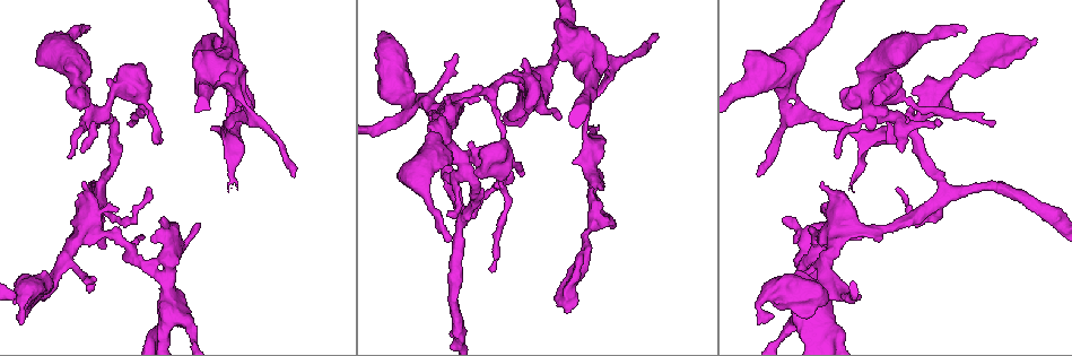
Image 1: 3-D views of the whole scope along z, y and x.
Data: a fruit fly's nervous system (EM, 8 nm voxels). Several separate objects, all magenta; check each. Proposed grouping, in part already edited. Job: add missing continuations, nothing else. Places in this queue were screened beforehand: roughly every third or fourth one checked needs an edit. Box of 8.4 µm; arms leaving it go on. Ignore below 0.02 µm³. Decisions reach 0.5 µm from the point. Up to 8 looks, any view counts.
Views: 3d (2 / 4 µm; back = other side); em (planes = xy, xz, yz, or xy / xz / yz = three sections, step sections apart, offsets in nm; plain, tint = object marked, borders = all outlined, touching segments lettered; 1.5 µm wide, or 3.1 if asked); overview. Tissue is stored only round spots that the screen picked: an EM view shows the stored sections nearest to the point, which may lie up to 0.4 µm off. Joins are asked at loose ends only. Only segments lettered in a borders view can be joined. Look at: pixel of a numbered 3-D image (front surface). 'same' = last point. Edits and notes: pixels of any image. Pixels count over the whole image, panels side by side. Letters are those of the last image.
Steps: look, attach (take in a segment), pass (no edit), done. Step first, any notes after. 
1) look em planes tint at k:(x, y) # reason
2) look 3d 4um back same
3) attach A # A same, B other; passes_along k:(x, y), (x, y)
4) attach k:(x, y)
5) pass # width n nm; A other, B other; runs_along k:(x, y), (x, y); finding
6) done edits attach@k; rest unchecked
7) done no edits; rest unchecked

look em planes borders at 1:(512, 175)

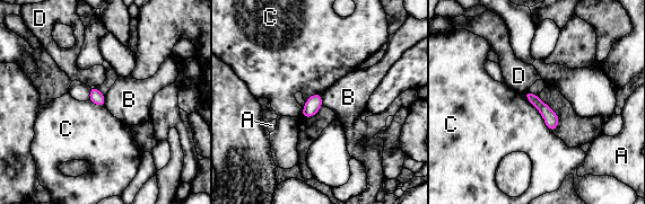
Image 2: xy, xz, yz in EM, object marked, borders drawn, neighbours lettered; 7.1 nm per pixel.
pass # width 100 nm; A other, B other, C other, D other; no lettered segment goes on from it

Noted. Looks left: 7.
look em planes borders at 1:(386, 94) # branch stops here

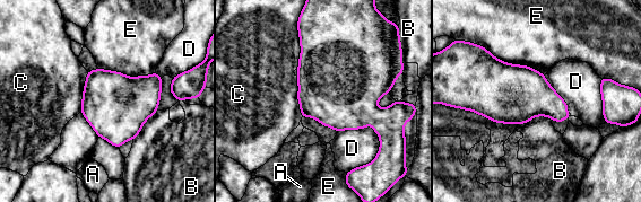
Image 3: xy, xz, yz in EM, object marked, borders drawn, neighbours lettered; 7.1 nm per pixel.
pass # longest_contact E 420 nm; A other, B other, C other, D other, E other; border 3:(87, 71), (79, 112); none of them fits

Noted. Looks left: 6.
look 3d 4um at 1:(1036, 37) # free end

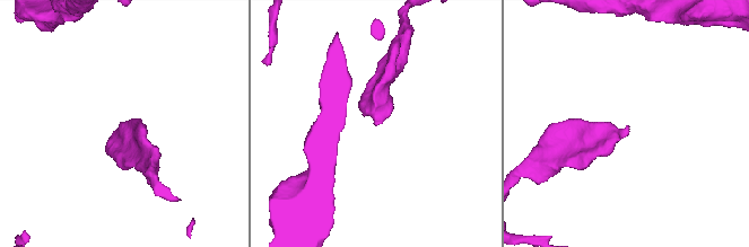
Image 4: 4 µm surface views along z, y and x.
look em planes borders at 4:(376, 124) # now the EM

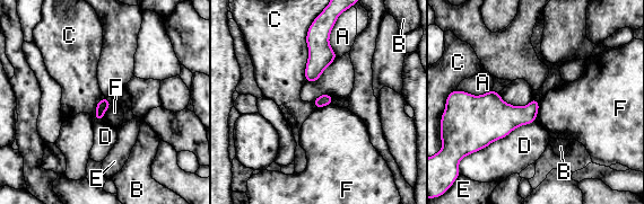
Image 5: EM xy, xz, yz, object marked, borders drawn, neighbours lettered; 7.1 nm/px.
pass # longest_contact D 500 nm; A other, B other, C other, D other, E other, F other; border 5:(106, 97), (110, 107), (102, 120); no lettered segment goes on from it

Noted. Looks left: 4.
done no edits; rest unchecked

